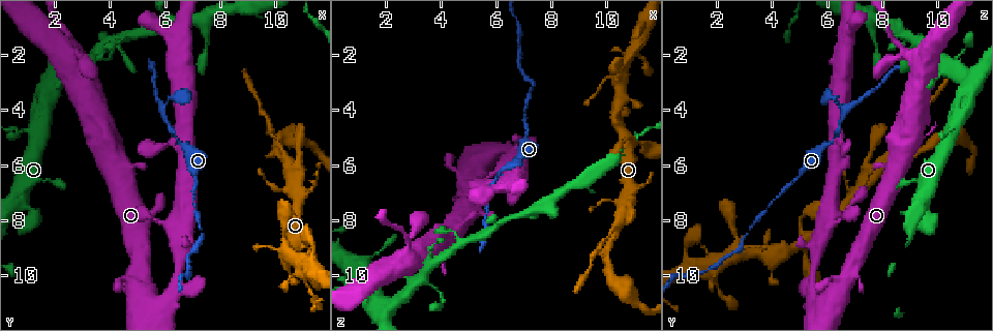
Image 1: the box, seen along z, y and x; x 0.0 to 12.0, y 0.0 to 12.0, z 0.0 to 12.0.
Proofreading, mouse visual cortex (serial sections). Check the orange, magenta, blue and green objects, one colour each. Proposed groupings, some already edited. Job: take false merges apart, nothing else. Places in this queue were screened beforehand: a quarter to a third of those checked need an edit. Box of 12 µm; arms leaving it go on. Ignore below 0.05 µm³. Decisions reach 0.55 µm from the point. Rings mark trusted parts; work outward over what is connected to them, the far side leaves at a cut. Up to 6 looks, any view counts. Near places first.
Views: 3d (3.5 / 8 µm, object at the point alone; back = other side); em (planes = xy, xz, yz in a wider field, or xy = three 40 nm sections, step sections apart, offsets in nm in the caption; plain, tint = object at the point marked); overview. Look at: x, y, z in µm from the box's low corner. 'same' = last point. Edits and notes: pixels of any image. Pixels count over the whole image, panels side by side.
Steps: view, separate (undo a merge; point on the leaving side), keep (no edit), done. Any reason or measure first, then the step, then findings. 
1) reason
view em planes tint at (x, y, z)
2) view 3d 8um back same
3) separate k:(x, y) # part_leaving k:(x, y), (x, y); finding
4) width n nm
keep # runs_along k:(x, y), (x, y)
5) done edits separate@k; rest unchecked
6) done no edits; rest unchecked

a fork
view em xy step 2 tint at (10.3, 5.8, 8.2)

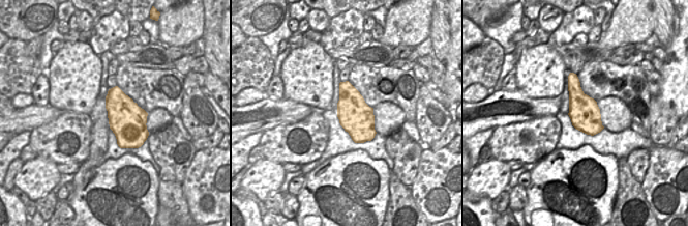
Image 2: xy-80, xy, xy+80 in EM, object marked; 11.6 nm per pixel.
see where the arms go
view 3d 3.5um back same

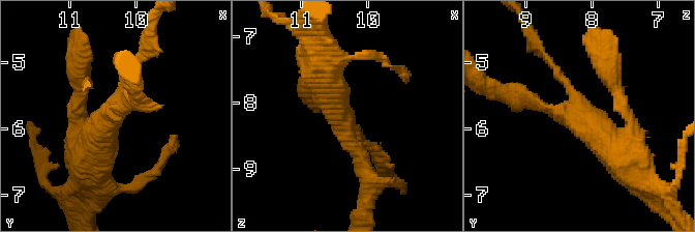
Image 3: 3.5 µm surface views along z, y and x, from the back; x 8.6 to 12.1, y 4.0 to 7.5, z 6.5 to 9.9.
width 400 nm
keep # runs_along 3:(620, 155), (575, 114), (516, 98); continuous, no second cell

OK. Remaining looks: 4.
sharp bend
view 3d 3.5um at (5.7, 7.5, 7.8)

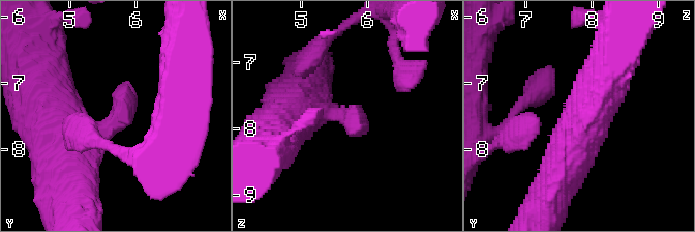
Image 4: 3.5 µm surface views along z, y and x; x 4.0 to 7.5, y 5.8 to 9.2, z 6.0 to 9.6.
view em xy step 5 tint at (5.80, 7.50, 7.85)

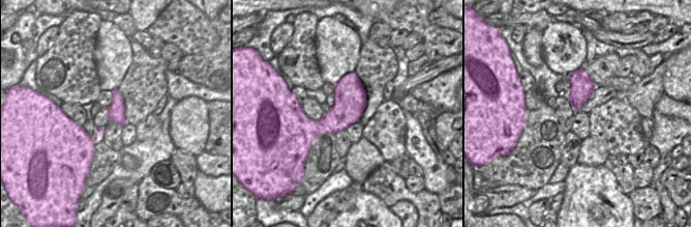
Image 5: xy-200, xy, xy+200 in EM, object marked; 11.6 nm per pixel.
another direction
view em planes tint same

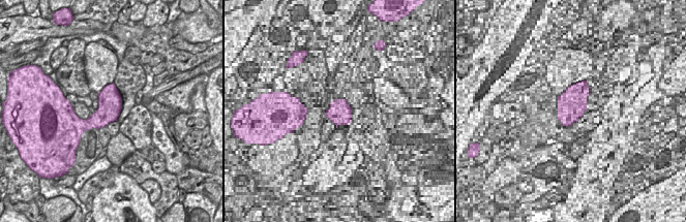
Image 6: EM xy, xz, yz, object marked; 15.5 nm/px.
width 380 nm
keep # runs_along 4:(57, 142), (112, 125), (118, 88); one cell here

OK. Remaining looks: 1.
done no edits; rest unchecked

